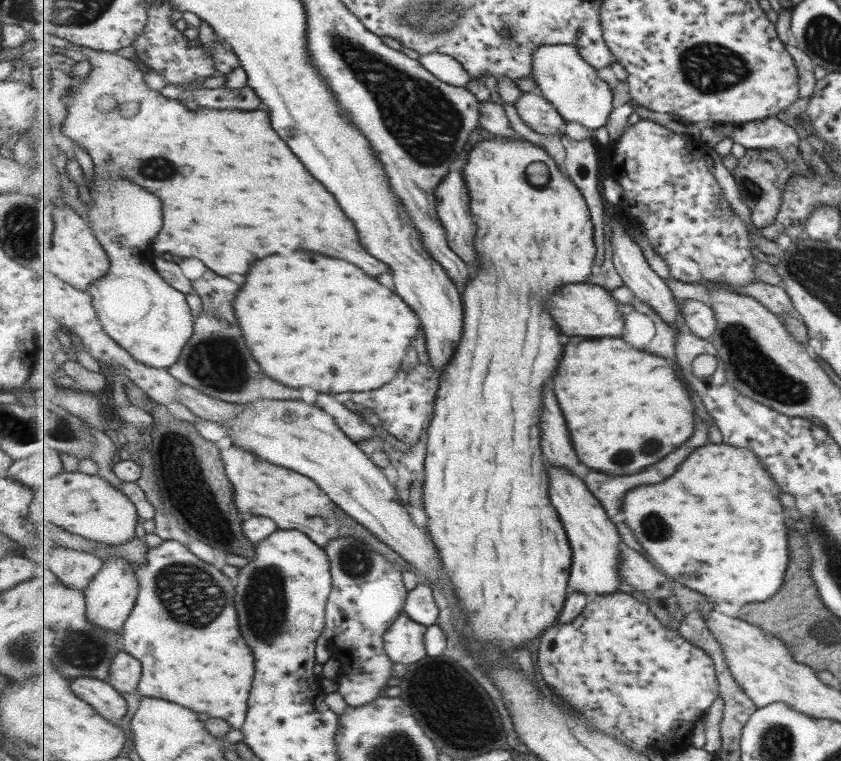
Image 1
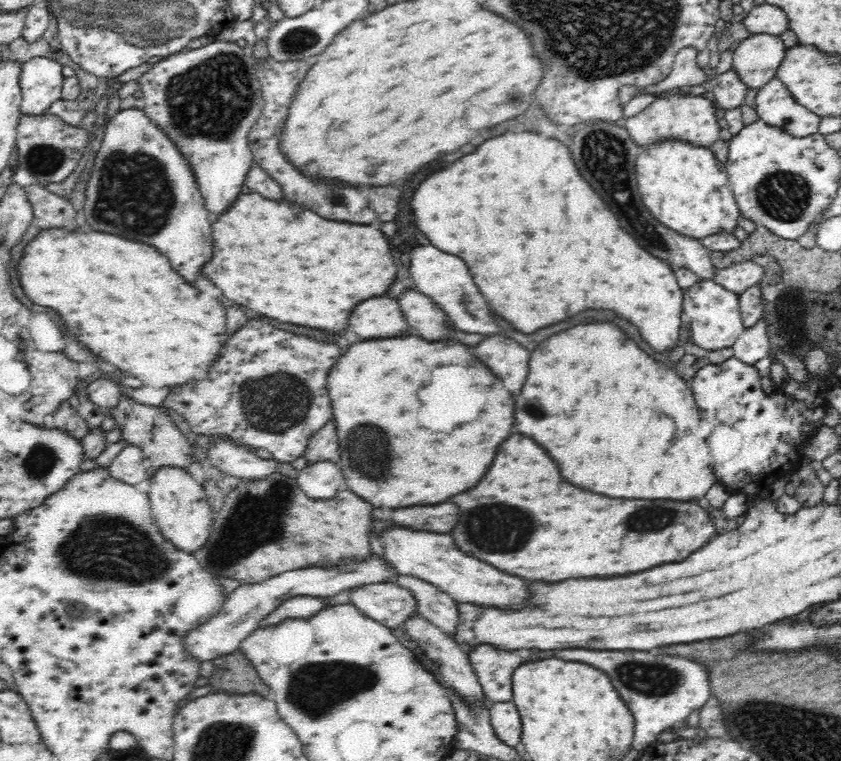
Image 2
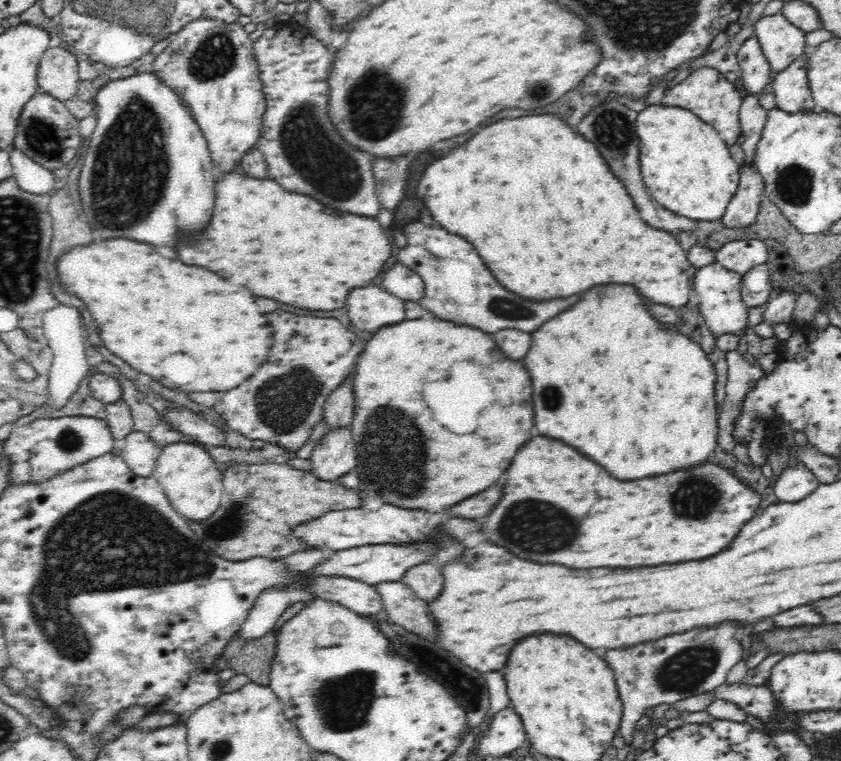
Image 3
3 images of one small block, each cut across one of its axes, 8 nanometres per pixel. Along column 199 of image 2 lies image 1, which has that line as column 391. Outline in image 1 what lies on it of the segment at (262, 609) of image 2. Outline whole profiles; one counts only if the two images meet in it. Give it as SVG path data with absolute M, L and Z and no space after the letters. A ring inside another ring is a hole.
M405 612L400 614L392 628L385 633L385 650L393 662L410 665L427 658L425 650L427 627L415 622Z

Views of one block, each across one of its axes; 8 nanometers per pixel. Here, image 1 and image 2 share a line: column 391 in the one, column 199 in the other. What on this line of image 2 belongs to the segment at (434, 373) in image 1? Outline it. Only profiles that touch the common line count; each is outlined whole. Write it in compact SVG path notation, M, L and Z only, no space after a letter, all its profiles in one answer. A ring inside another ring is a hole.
M252 318L230 338L230 350L226 350L226 358L214 366L214 374L210 374L206 382L171 387L163 406L183 416L189 428L198 435L228 436L248 448L268 450L278 462L291 463L305 454L312 434L322 429L332 418L326 378L340 356L342 348L338 344L286 332L264 320Z

